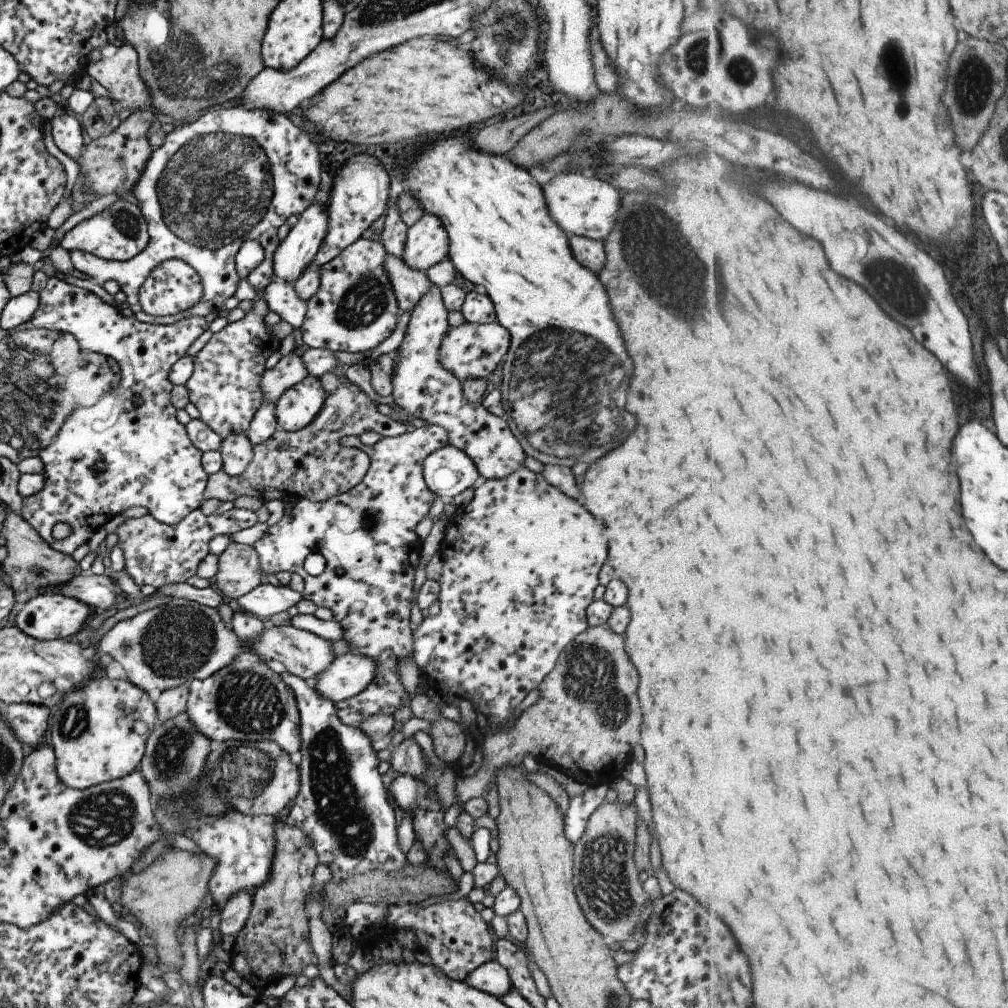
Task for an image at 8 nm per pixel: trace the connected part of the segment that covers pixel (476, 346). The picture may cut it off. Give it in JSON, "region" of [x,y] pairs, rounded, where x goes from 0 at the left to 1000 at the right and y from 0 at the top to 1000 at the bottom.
{"region":[[[491,317],[478,322],[463,320],[457,323],[445,323],[443,329],[436,341],[434,349],[434,359],[439,363],[439,367],[445,367],[455,379],[462,377],[481,376],[491,364],[493,359],[500,355],[506,339],[506,333],[503,327]]]}

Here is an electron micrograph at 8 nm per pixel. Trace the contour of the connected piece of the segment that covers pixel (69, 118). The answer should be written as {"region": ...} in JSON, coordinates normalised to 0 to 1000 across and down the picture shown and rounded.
{"region":[[[59,110],[50,121],[49,131],[51,131],[54,145],[63,152],[65,159],[77,162],[85,142],[78,119],[69,111]]]}

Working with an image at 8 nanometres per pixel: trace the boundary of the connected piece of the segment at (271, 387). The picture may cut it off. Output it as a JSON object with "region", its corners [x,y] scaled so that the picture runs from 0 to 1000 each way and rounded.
{"region":[[[293,350],[280,353],[270,365],[263,366],[257,375],[259,399],[273,401],[280,389],[301,377],[303,373],[305,373],[305,367],[298,353]]]}

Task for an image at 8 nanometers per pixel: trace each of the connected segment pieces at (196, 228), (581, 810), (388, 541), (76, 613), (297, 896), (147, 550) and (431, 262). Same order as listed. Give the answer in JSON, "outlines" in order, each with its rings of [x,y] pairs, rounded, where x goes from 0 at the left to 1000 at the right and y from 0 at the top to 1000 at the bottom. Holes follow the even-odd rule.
{"outlines":[[[[237,104],[207,109],[192,121],[173,126],[170,131],[164,133],[162,143],[151,148],[140,175],[130,187],[140,214],[144,218],[147,229],[146,244],[138,252],[122,260],[105,259],[87,250],[70,248],[67,252],[73,272],[90,276],[90,279],[98,283],[106,278],[113,278],[118,288],[124,292],[127,311],[141,320],[167,322],[185,315],[202,315],[209,310],[219,312],[222,309],[222,298],[232,294],[238,278],[231,257],[241,240],[257,239],[257,244],[261,248],[261,258],[245,272],[244,279],[255,290],[270,279],[269,256],[278,240],[275,236],[275,226],[289,212],[301,210],[314,192],[318,163],[316,163],[316,149],[313,144],[309,141],[307,132],[293,125],[282,113],[273,113],[268,109],[243,109]],[[170,256],[182,258],[197,272],[199,294],[195,302],[178,310],[176,313],[150,315],[140,308],[136,288],[156,262]]],[[[601,777],[590,778],[590,780],[583,780],[580,786],[572,788],[568,792],[563,792],[564,800],[558,813],[560,813],[561,831],[564,836],[566,835],[566,838],[569,838],[576,831],[584,809],[592,800],[596,800],[602,782]]],[[[423,420],[417,425],[408,425],[406,429],[398,430],[396,433],[380,434],[370,442],[360,440],[356,437],[356,432],[339,434],[337,441],[356,444],[367,455],[358,478],[349,482],[343,489],[332,491],[320,498],[309,498],[303,494],[294,495],[291,503],[283,504],[278,516],[251,538],[249,544],[253,546],[257,556],[259,577],[263,577],[263,571],[275,569],[279,565],[287,569],[293,567],[299,571],[302,577],[301,585],[298,587],[300,593],[309,595],[314,602],[319,601],[328,605],[329,615],[335,617],[340,625],[340,637],[344,637],[346,642],[344,647],[372,655],[374,659],[372,673],[352,690],[331,698],[332,710],[336,716],[340,716],[346,722],[354,722],[362,712],[368,712],[372,708],[389,710],[393,703],[406,700],[406,692],[396,677],[394,657],[400,653],[410,653],[406,607],[408,599],[412,597],[409,581],[419,539],[412,530],[412,524],[426,510],[428,499],[433,493],[420,476],[419,458],[432,446],[445,441],[445,437],[443,429],[438,423]],[[309,548],[314,548],[322,555],[322,563],[315,571],[308,571],[301,564],[301,556]],[[333,564],[338,564],[339,568],[333,569]]],[[[42,587],[16,603],[12,620],[35,635],[69,634],[84,621],[91,609],[91,604],[76,594]]],[[[276,813],[272,817],[271,831],[267,871],[249,886],[249,903],[243,917],[224,936],[229,948],[228,959],[256,982],[273,970],[293,968],[303,958],[315,956],[306,934],[306,913],[302,903],[306,883],[312,876],[311,863],[315,857],[310,833],[295,819]]],[[[230,503],[219,510],[209,509],[206,512],[195,504],[174,522],[160,520],[146,509],[120,518],[113,529],[116,530],[115,541],[122,548],[121,565],[127,569],[127,574],[132,574],[136,581],[148,579],[155,584],[162,579],[184,578],[192,573],[195,560],[205,552],[205,538],[211,532],[228,531],[252,522],[254,518],[253,508],[241,504]]],[[[420,211],[410,224],[404,225],[398,258],[408,268],[422,270],[443,256],[444,246],[438,218],[430,212]]]]}

